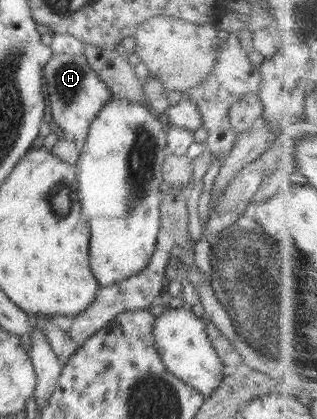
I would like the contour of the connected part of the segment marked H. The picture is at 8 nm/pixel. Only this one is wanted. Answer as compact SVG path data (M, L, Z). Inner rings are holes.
M52 53L44 66L47 81L47 96L51 106L52 120L57 123L62 132L71 135L81 150L85 144L91 121L99 114L101 107L112 98L112 92L107 85L97 77L86 56Z

